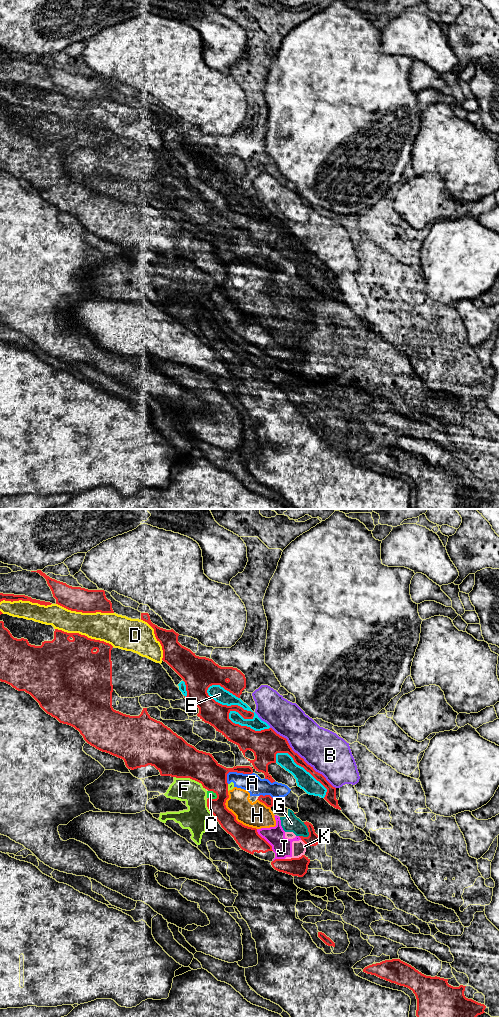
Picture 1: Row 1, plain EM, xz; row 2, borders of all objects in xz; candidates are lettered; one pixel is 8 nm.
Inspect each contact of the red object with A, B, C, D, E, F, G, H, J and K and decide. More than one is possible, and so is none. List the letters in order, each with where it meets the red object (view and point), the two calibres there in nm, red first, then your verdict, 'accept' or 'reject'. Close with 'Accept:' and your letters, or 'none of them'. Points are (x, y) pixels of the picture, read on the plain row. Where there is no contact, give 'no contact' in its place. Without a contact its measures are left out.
A: xz (235, 259) | 220/150 nm | reject
B: xz (300, 245) | 170/340 nm | reject
C: xz (213, 279) | 240/60 nm | reject
D: xz (84, 123) | 380/240 nm | reject
E: xz (245, 206) | 220/120 nm | reject
F: xz (190, 266) | 320/190 nm | reject
G: xz (308, 318) | 100/140 nm | reject
H: xz (234, 303) | 190/220 nm | reject
J: xz (265, 328) | 190/160 nm | reject
K: xz (294, 346) | 140/110 nm | reject
Accept: none of them

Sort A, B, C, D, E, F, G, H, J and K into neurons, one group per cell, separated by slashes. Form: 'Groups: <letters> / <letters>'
Groups: A C F G H J K / B / D E

